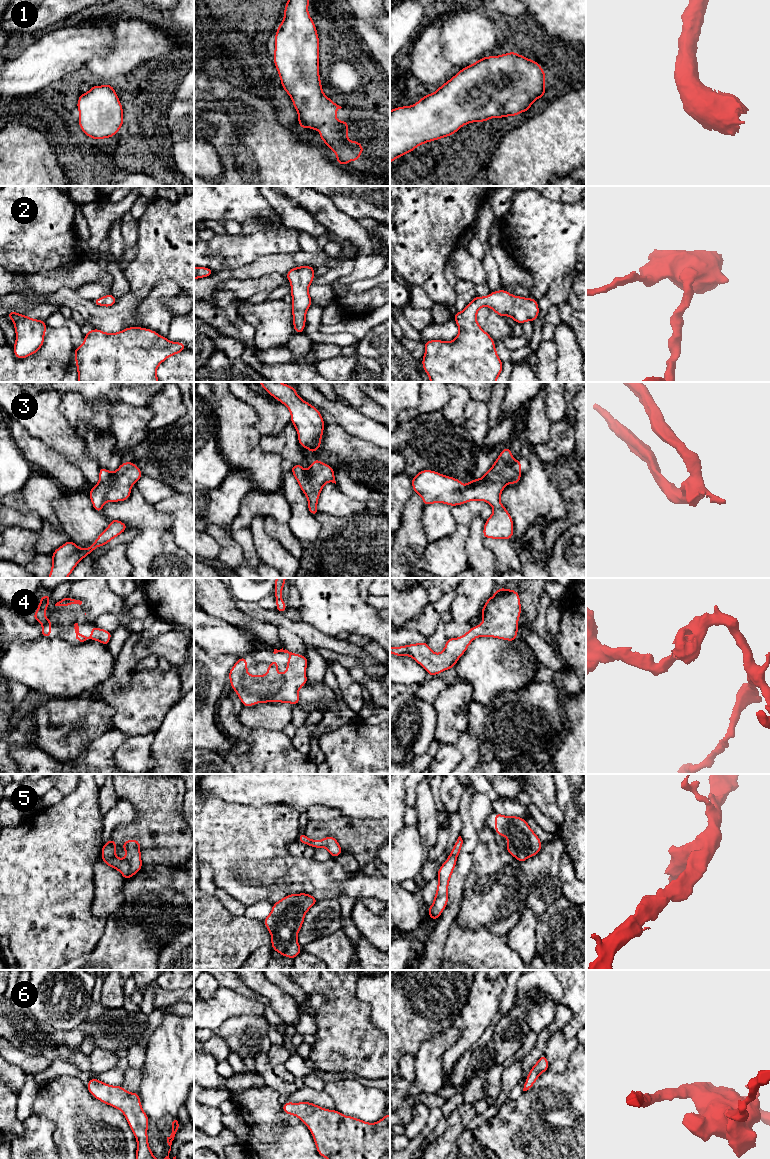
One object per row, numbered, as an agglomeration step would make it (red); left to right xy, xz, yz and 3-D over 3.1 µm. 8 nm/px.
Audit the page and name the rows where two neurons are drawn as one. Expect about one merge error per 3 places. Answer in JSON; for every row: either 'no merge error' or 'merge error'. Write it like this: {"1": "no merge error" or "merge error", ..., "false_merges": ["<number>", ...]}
{"1": "no merge error", "2": "no merge error", "3": "no merge error", "4": "no merge error", "5": "no merge error", "6": "no merge error", "false_merges": []}

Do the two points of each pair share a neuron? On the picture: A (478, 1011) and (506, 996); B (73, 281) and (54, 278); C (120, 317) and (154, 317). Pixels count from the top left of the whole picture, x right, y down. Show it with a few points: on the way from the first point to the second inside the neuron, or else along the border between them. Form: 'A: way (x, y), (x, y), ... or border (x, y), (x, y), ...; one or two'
A: border (506, 980), (504, 991), (499, 997), (497, 1010); two
B: way (68, 278), (59, 278); one
C: border (142, 300), (135, 313), (137, 326); two

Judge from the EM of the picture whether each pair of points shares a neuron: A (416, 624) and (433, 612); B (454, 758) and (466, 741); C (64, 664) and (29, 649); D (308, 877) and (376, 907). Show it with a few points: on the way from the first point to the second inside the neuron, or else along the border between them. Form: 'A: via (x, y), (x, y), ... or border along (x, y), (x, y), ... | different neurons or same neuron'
A: via (420, 623), (429, 616) | same neuron
B: border along (454, 745), (461, 753), (462, 760), (459, 763) | different neurons
C: via (55, 664), (44, 664), (38, 658) | same neuron
D: border along (379, 899), (364, 898), (362, 900) | different neurons

